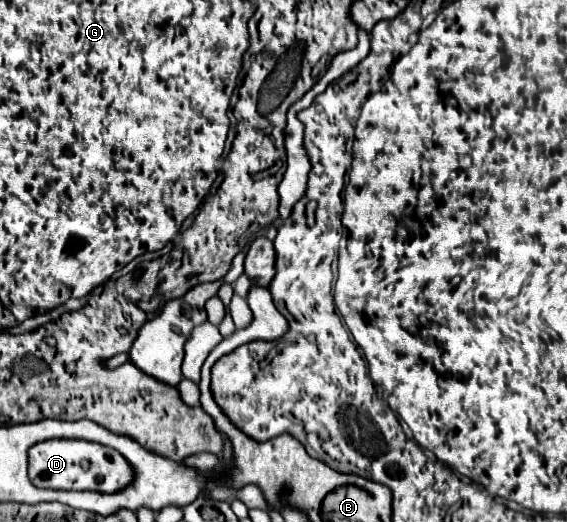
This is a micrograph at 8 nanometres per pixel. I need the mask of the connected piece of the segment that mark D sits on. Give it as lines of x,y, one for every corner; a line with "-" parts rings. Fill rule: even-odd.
49,439
33,445
29,449
29,479
35,487
65,489
65,491
101,491
117,493
129,487
135,471
131,463
115,449
101,443
81,441
81,439
-
81,461
91,461
89,469
83,469

